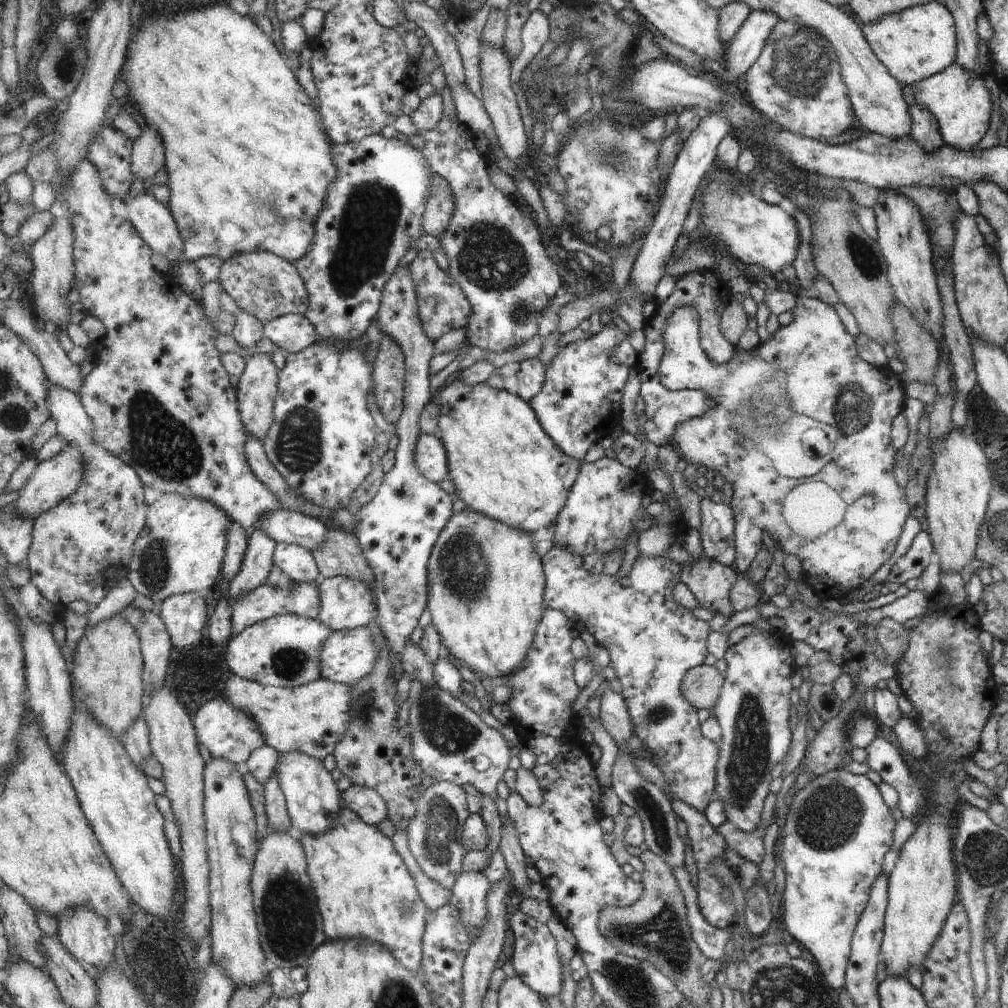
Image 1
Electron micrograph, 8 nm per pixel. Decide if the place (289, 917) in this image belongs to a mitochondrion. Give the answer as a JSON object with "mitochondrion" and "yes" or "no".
{"mitochondrion":"yes"}

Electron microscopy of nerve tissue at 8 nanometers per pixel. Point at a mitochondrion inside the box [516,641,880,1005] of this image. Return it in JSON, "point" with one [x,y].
{"point":[829,817]}

